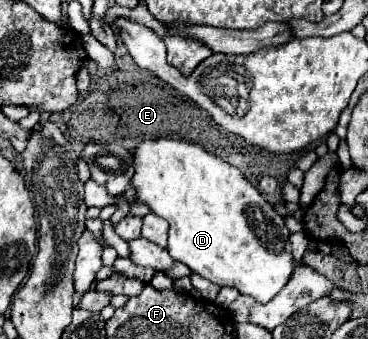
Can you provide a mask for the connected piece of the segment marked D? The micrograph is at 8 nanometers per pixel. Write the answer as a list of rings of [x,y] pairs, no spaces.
[[[172,138],[144,140],[144,142],[140,142],[140,144],[134,148],[132,156],[134,156],[134,176],[132,176],[132,180],[130,180],[130,186],[136,190],[136,202],[138,202],[138,204],[146,204],[156,216],[162,216],[162,218],[170,224],[168,252],[170,252],[170,256],[172,256],[174,260],[186,264],[192,272],[200,274],[202,278],[210,280],[212,284],[218,284],[218,286],[234,286],[234,288],[240,290],[240,294],[250,294],[250,296],[254,296],[254,298],[256,298],[258,302],[262,302],[262,304],[270,302],[270,300],[282,290],[282,286],[288,282],[288,278],[290,278],[290,274],[292,274],[292,270],[294,270],[294,266],[296,266],[296,262],[292,260],[292,246],[290,246],[290,240],[288,240],[290,232],[288,232],[288,228],[284,226],[284,218],[276,214],[274,206],[268,204],[268,202],[260,196],[260,192],[244,178],[244,174],[242,174],[236,166],[224,162],[222,158],[218,158],[218,156],[206,152],[204,148],[200,148],[200,146],[196,146],[196,144],[188,144],[188,142],[180,142],[180,140],[172,140]]]

